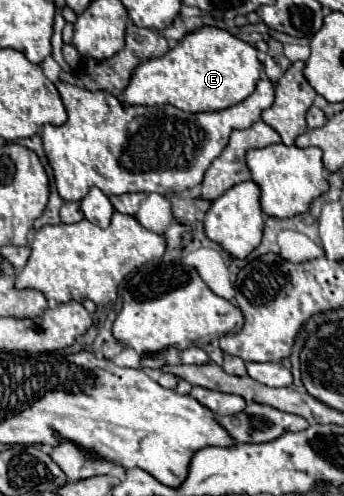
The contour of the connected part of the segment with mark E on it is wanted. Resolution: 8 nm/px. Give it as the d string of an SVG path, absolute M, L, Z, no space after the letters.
M204 26L188 32L178 46L164 56L140 64L138 72L134 72L134 80L130 80L124 92L124 104L172 104L186 112L224 110L254 92L262 78L262 70L264 66L258 60L258 50L250 42L236 38L228 30Z

